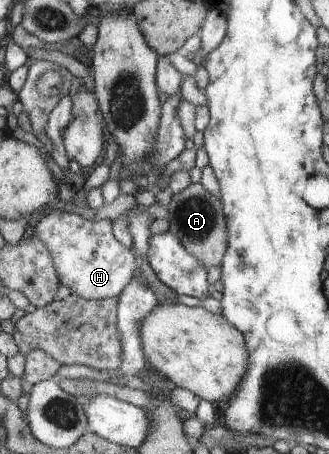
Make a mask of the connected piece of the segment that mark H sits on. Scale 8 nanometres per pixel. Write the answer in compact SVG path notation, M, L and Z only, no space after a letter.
M56 209L38 220L34 235L46 246L61 285L85 300L118 297L136 271L136 256L115 238L112 220L89 220Z

